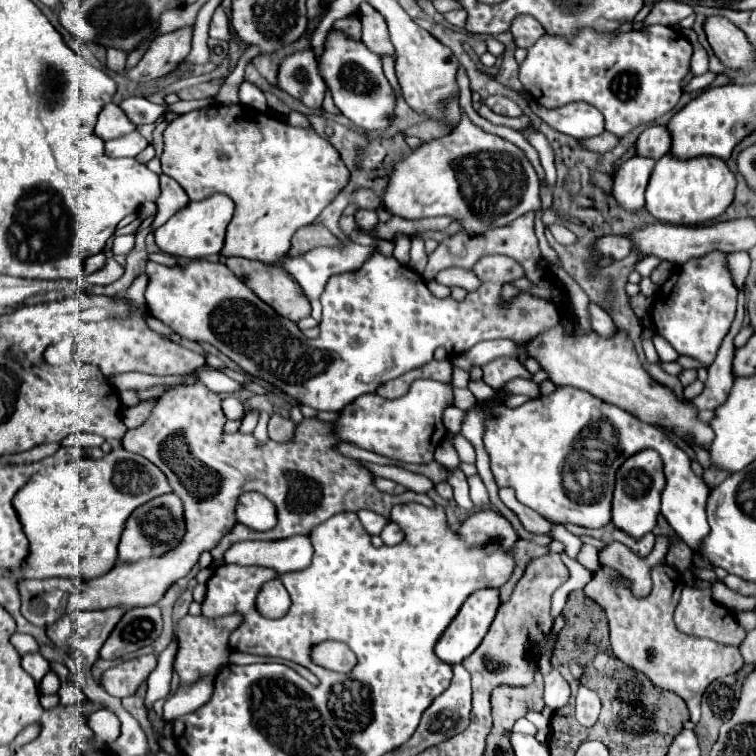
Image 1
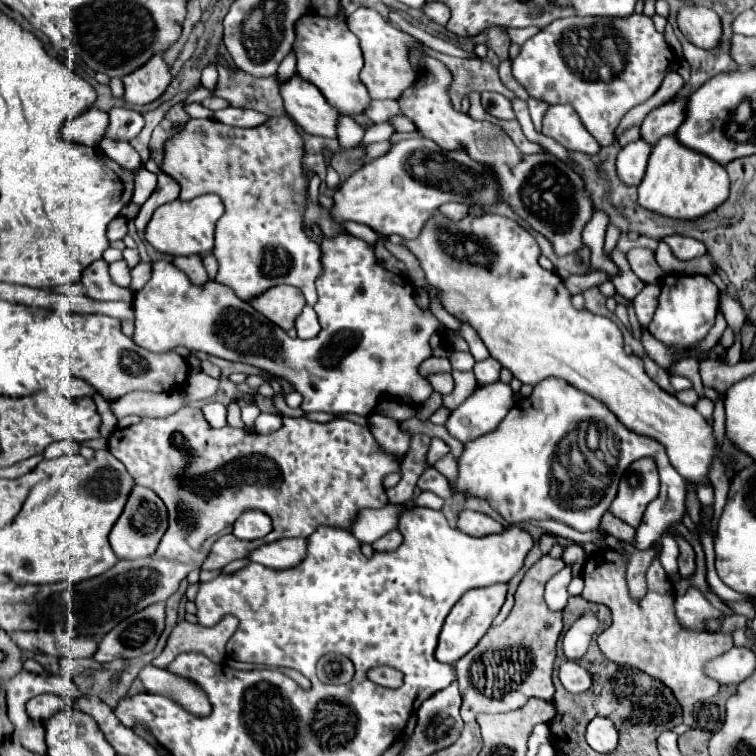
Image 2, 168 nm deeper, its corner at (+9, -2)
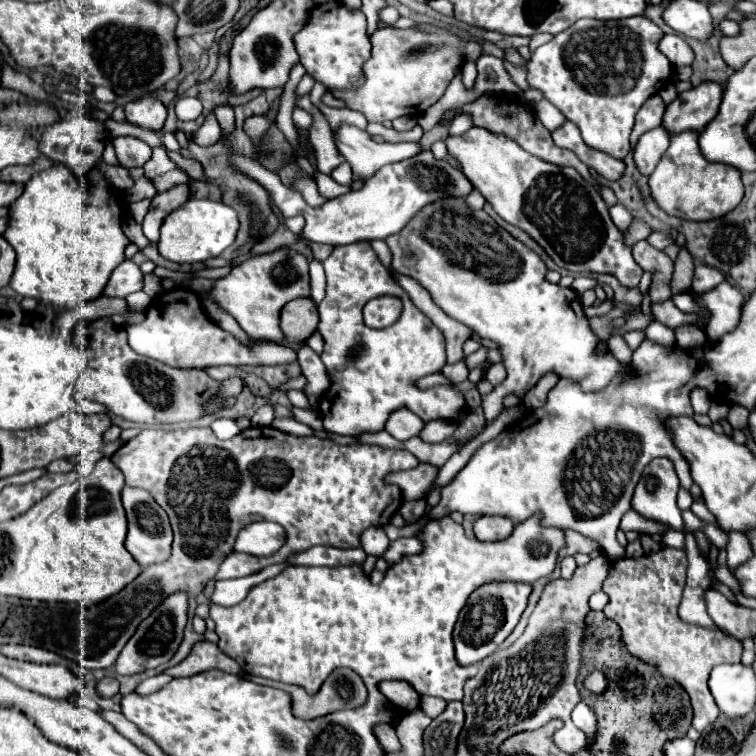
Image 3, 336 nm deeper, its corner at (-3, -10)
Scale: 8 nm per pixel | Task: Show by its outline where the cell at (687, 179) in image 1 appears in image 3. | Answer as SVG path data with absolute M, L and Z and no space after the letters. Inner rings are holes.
M696 130L672 136L670 148L664 152L654 174L650 176L650 190L652 198L664 212L668 212L670 216L678 216L682 220L696 220L696 222L714 220L728 214L740 204L744 196L740 170L726 164L708 162L698 148Z

